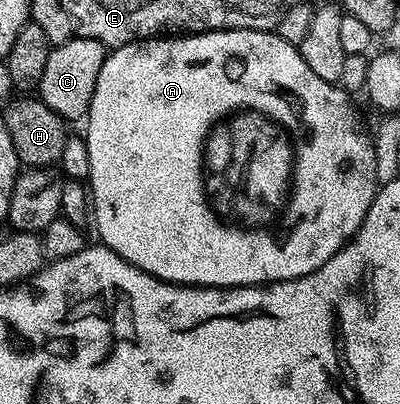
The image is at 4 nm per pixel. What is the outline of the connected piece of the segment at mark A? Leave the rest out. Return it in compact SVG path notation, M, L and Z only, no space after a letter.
M210 30L208 34L158 36L140 42L128 42L126 46L116 47L112 52L106 53L103 68L99 68L95 96L89 105L87 121L84 123L84 125L86 124L85 131L83 131L83 137L87 144L87 156L89 157L87 186L91 191L95 231L97 230L98 236L101 237L98 239L135 268L139 268L156 278L162 278L165 282L175 282L178 286L259 286L271 282L286 282L292 278L302 278L315 272L324 262L331 260L331 256L335 256L335 252L339 252L342 246L356 234L379 189L377 157L375 156L373 140L368 133L365 135L365 130L361 127L360 120L357 119L357 110L353 107L352 100L354 99L340 85L327 80L319 80L319 76L315 76L315 72L311 72L311 68L307 68L307 60L303 60L298 47L287 44L287 40L283 40L275 32L268 30Z

